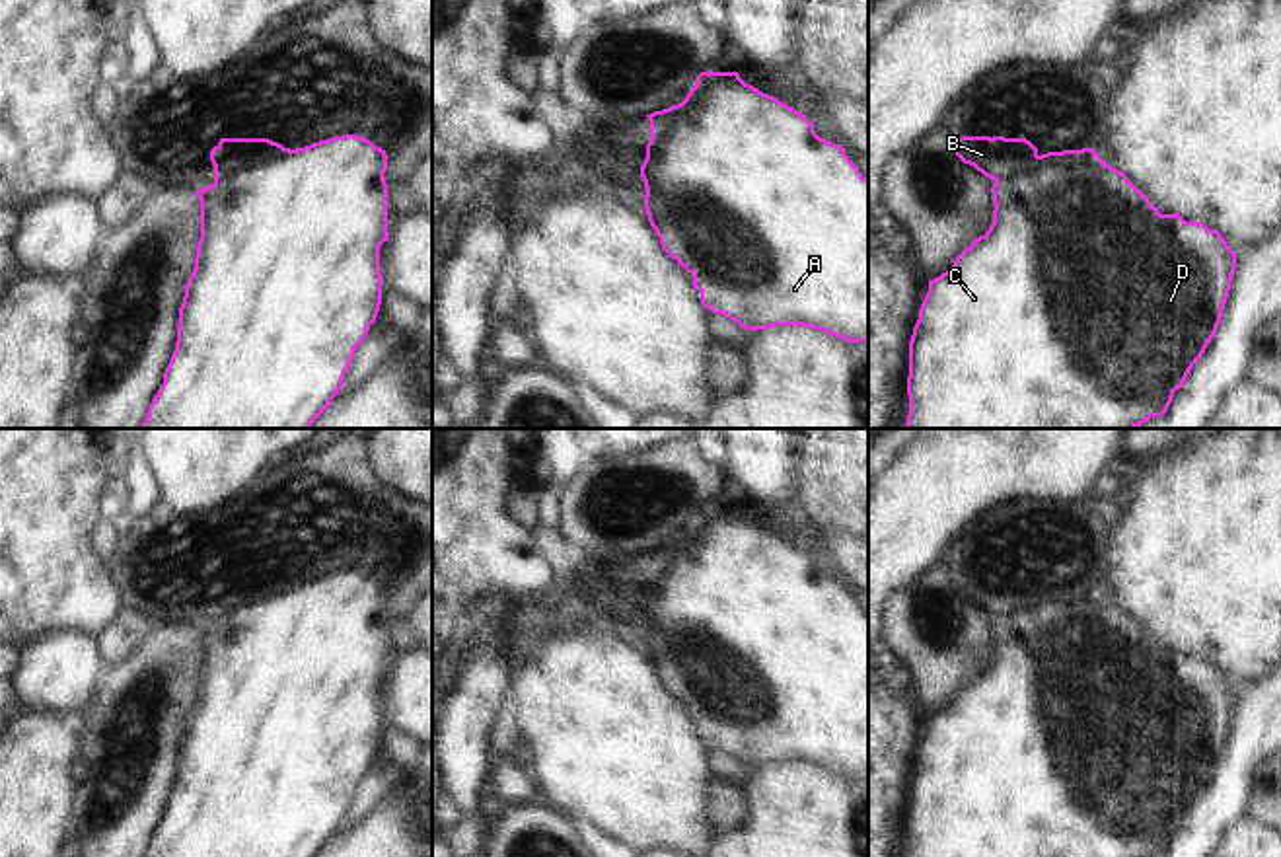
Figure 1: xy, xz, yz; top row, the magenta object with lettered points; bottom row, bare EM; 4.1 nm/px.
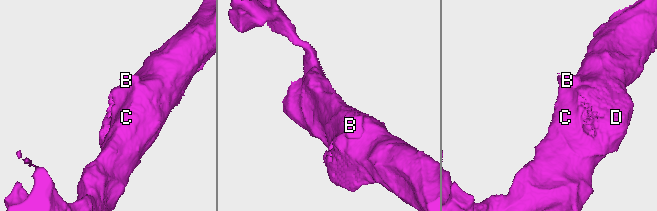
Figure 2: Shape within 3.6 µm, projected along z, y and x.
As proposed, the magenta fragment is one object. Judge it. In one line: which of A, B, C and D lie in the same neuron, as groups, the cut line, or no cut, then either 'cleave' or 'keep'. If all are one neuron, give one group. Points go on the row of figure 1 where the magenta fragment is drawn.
groups A C D / B; cut xy (283, 147), (267, 162), (244, 166), (215, 184); cleave

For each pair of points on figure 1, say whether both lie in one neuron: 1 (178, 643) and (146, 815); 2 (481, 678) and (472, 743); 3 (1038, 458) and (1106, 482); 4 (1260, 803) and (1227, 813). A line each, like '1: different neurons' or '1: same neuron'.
1: same neuron
2: same neuron
3: different neurons
4: different neurons

